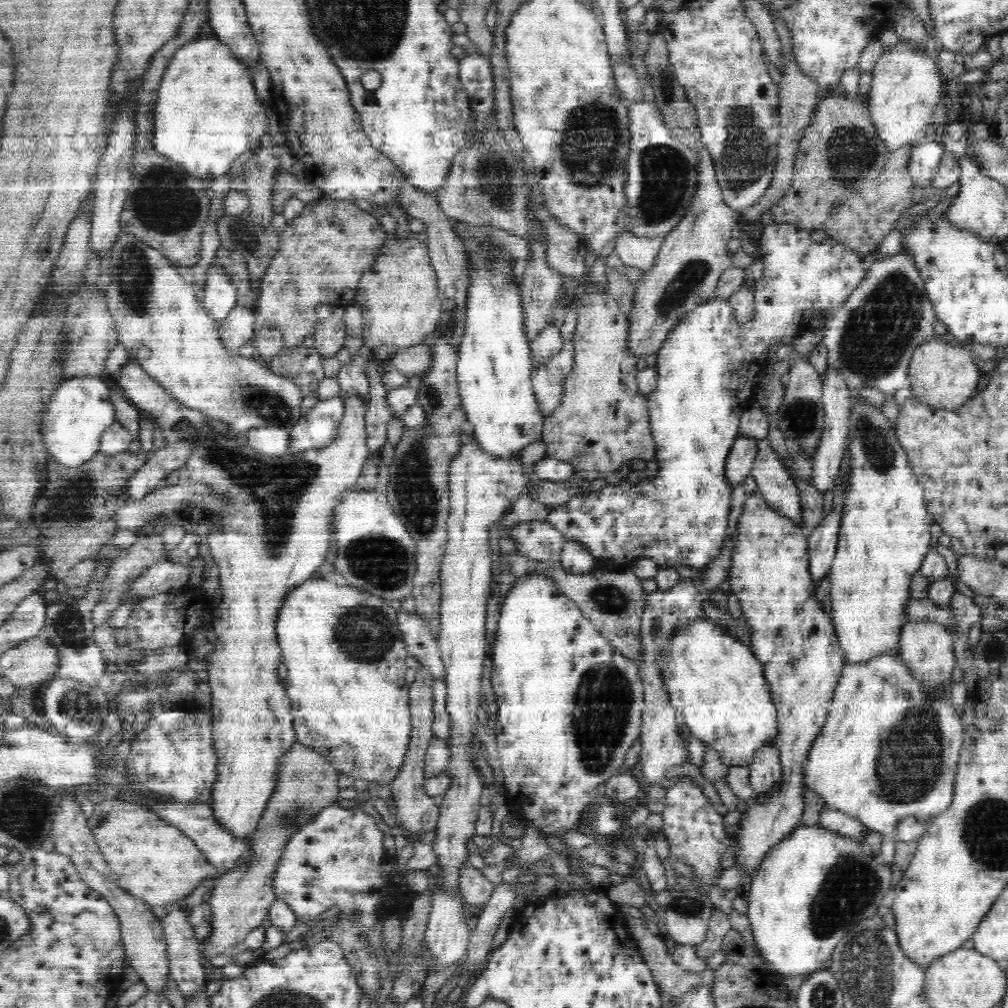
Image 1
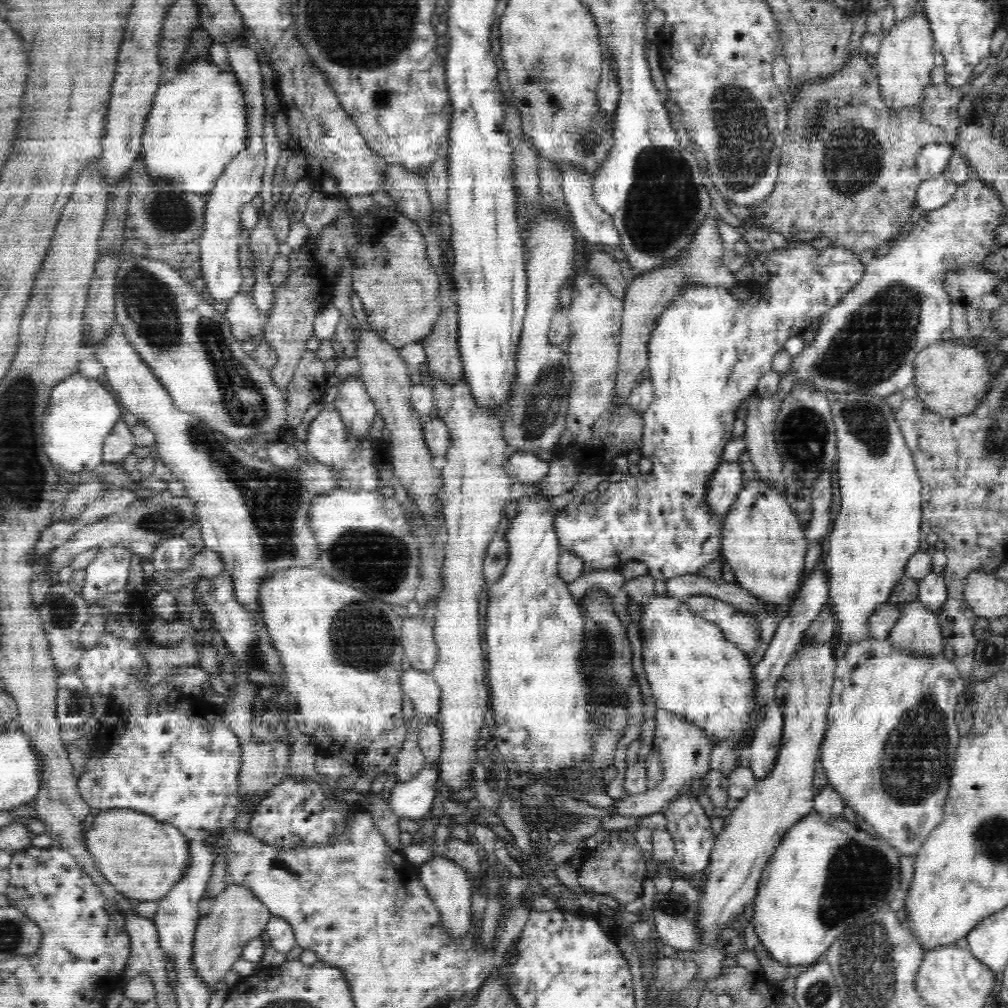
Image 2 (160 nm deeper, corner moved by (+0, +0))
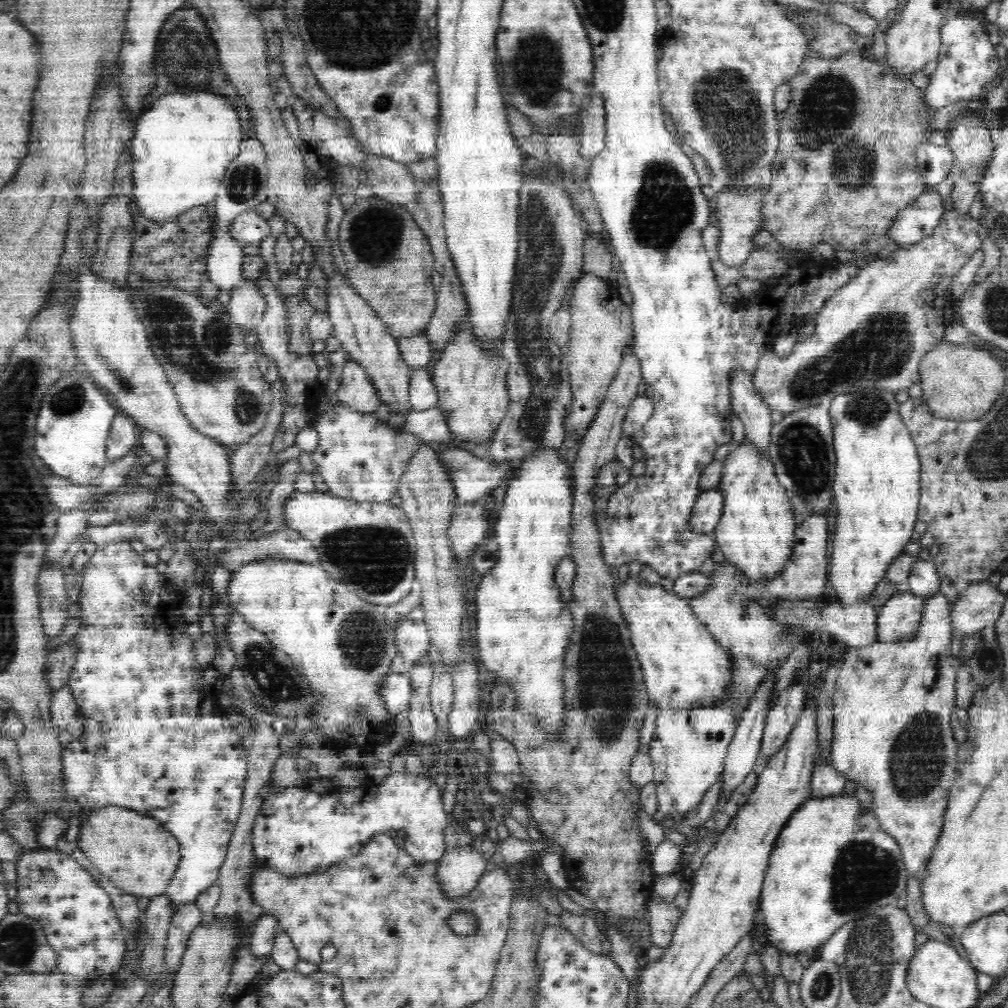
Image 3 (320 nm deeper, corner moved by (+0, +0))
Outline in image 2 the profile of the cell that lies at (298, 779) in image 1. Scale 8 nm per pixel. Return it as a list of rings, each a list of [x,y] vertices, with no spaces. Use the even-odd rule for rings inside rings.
[[[228,883],[228,886],[213,898],[212,910],[199,920],[195,928],[194,963],[198,967],[211,992],[214,984],[222,982],[236,960],[241,958],[243,948],[253,938],[260,937],[273,916],[254,891],[242,883]]]

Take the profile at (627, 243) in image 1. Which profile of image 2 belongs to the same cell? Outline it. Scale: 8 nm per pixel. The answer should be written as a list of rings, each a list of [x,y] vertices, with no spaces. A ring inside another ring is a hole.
[[[565,167],[561,187],[573,228],[592,245],[602,244],[615,254],[622,251],[620,235],[613,225],[612,217],[598,206],[594,198],[593,183],[578,171]]]

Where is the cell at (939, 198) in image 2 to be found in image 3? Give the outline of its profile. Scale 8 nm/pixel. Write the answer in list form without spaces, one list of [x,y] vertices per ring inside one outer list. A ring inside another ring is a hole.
[[[936,187],[922,191],[916,202],[899,214],[889,233],[888,243],[896,244],[896,250],[900,250],[932,234],[944,214],[942,201]]]

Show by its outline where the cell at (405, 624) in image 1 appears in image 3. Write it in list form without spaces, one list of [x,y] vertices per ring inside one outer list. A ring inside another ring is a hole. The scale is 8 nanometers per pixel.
[[[402,618],[396,627],[396,641],[400,657],[410,664],[420,664],[429,654],[430,634],[423,621]]]

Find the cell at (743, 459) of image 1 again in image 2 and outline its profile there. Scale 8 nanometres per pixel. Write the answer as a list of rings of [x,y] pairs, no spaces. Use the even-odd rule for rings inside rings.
[[[739,460],[721,462],[714,471],[714,477],[708,482],[708,509],[721,517],[727,514],[738,493],[743,489],[744,473]]]

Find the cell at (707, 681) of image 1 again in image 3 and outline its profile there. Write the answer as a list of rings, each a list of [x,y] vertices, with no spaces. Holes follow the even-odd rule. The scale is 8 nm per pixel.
[[[636,578],[621,582],[617,591],[617,600],[624,621],[631,630],[631,642],[641,664],[644,682],[652,705],[661,710],[694,710],[694,708],[712,708],[727,693],[732,680],[732,661],[726,650],[714,641],[714,636],[690,608],[690,599],[677,596],[665,590],[661,585],[643,586]]]

